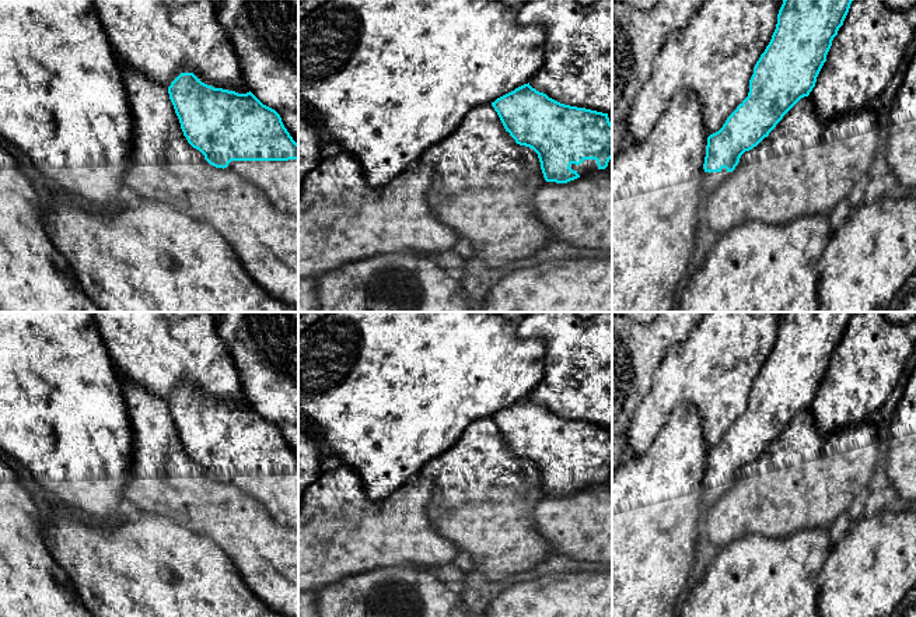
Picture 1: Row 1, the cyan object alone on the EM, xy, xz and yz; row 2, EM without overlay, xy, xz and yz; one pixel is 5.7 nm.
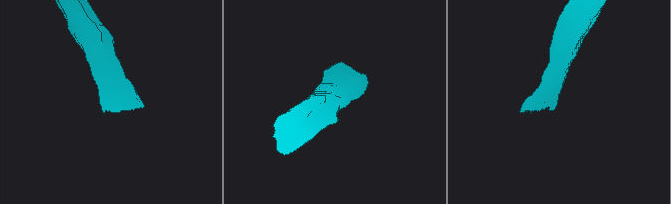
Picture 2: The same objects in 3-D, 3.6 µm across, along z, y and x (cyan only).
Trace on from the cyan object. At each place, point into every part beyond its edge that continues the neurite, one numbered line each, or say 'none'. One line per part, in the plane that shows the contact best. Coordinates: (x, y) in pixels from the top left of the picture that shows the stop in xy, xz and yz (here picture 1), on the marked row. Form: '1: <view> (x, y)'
1: xy (278, 179)

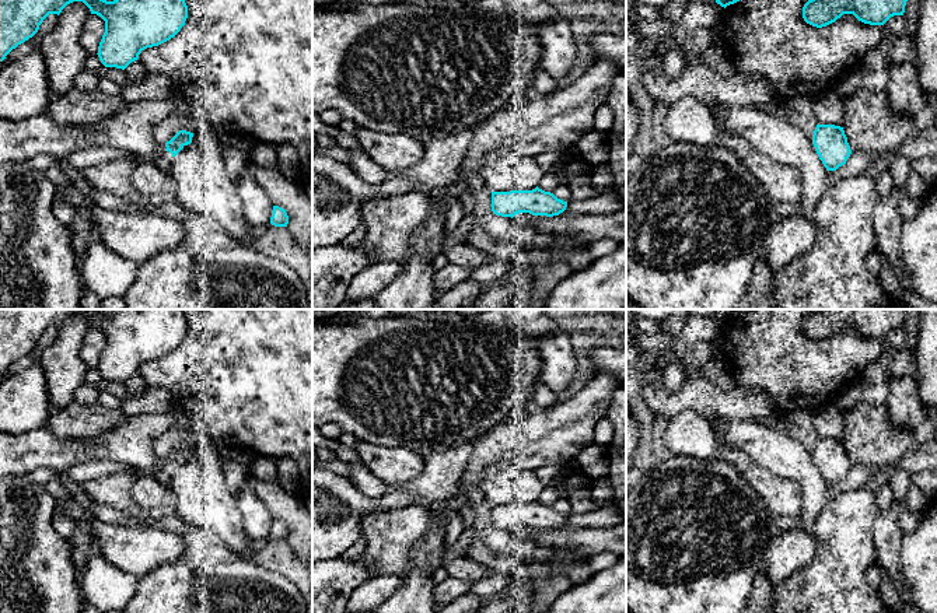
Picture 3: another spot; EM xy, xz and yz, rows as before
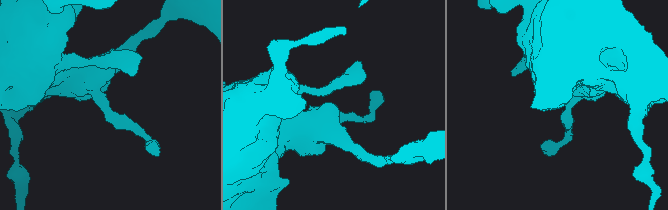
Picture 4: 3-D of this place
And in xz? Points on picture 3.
none

